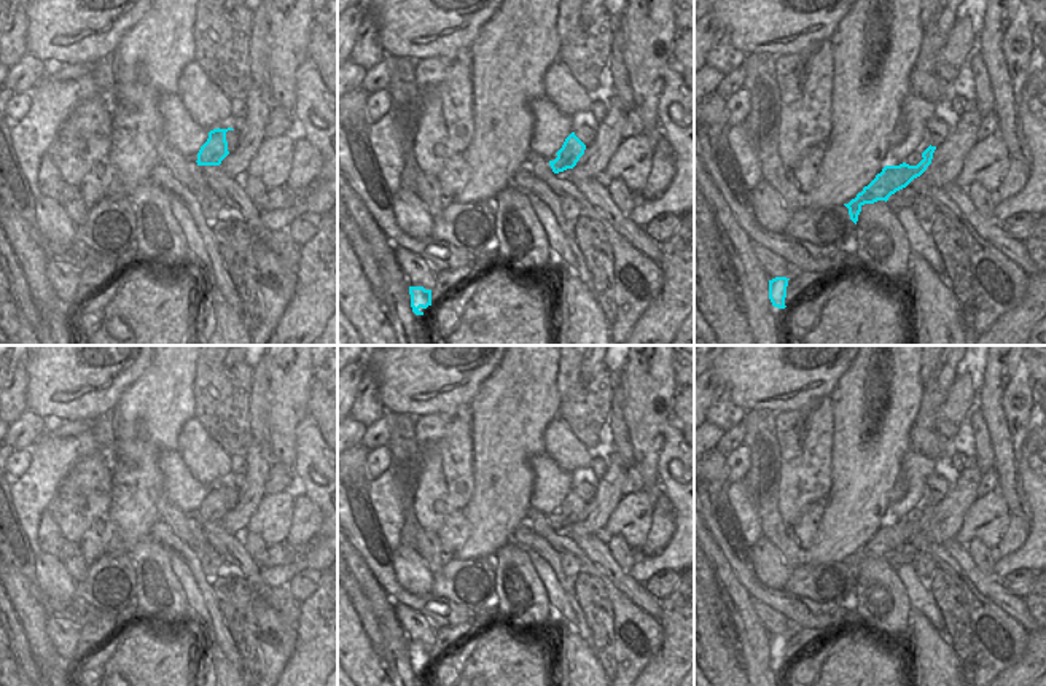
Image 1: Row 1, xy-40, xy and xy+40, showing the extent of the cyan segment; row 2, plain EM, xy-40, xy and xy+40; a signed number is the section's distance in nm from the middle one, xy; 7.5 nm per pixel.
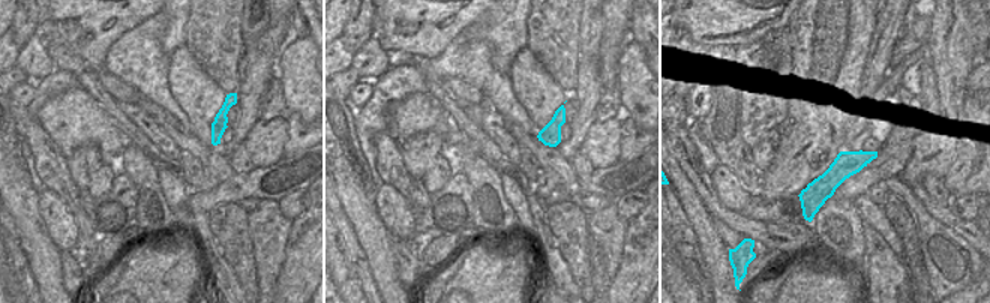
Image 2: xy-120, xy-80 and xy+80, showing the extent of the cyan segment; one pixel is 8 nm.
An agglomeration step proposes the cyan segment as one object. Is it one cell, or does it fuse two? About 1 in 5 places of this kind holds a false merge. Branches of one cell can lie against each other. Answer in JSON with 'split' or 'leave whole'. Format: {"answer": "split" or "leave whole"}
{"answer": "leave whole"}

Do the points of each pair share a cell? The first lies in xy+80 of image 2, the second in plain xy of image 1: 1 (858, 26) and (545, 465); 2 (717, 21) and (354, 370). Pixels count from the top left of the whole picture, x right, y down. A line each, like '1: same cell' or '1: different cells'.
1: different cells
2: different cells

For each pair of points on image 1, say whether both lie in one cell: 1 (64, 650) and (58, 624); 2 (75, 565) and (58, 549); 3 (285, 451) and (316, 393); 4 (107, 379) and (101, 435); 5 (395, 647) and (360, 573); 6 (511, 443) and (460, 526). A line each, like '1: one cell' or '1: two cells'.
1: one cell
2: two cells
3: two cells
4: two cells
5: one cell
6: two cells

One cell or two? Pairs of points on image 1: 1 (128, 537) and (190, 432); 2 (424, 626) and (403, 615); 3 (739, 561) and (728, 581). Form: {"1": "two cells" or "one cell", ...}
{"1": "two cells", "2": "one cell", "3": "two cells"}

